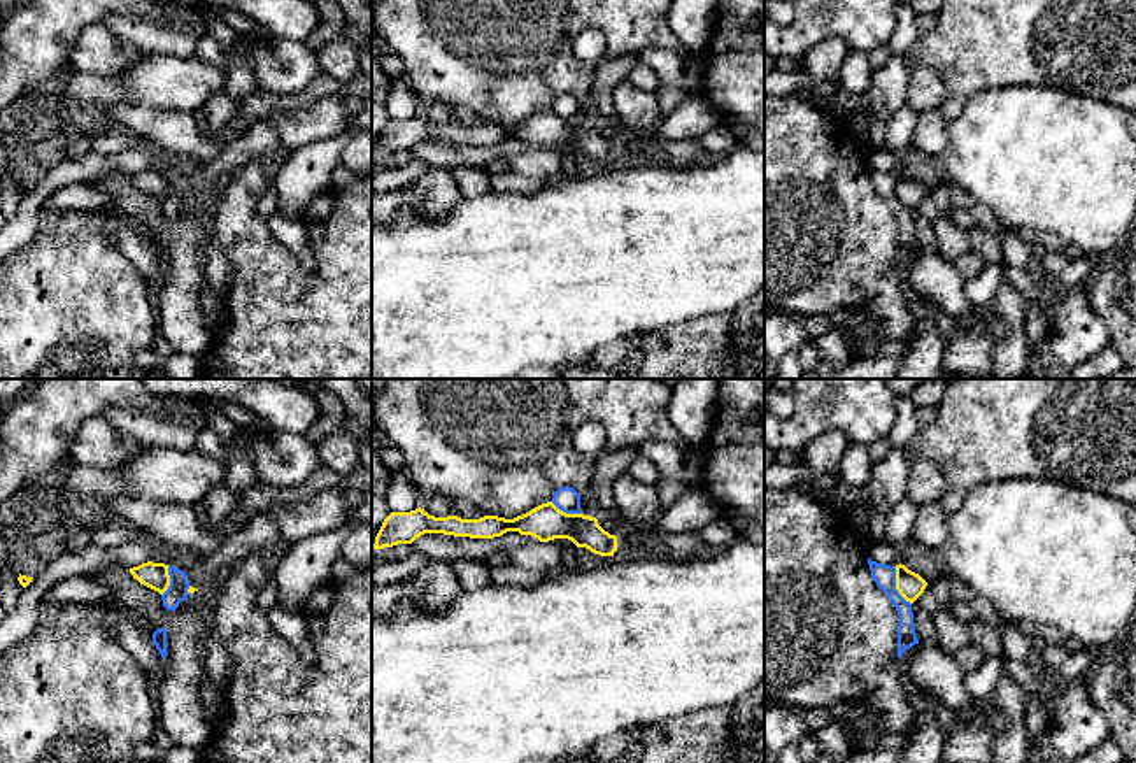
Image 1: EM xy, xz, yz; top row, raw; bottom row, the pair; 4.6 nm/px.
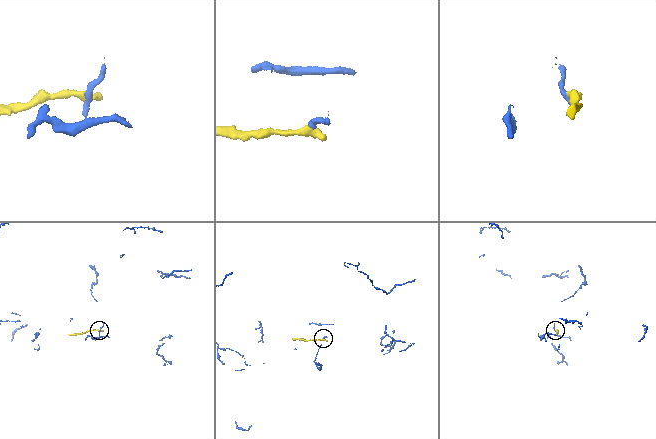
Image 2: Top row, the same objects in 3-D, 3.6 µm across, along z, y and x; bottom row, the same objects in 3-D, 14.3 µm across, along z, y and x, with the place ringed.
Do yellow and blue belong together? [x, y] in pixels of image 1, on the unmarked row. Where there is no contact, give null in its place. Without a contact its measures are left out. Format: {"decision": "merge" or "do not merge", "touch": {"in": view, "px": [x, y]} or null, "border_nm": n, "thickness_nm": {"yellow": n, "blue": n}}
{"decision": "do not merge", "touch": {"in": "yz", "px": [896, 193]}, "border_nm": 190, "thickness_nm": {"yellow": 120, "blue": 100}}

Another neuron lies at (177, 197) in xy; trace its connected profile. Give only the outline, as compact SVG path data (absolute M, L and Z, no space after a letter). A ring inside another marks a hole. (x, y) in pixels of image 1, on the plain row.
M168 174L168 182L170 182L170 193L161 202L161 207L167 217L175 217L179 210L184 209L186 203L189 202L188 200L189 189L188 189L186 179L175 174Z

